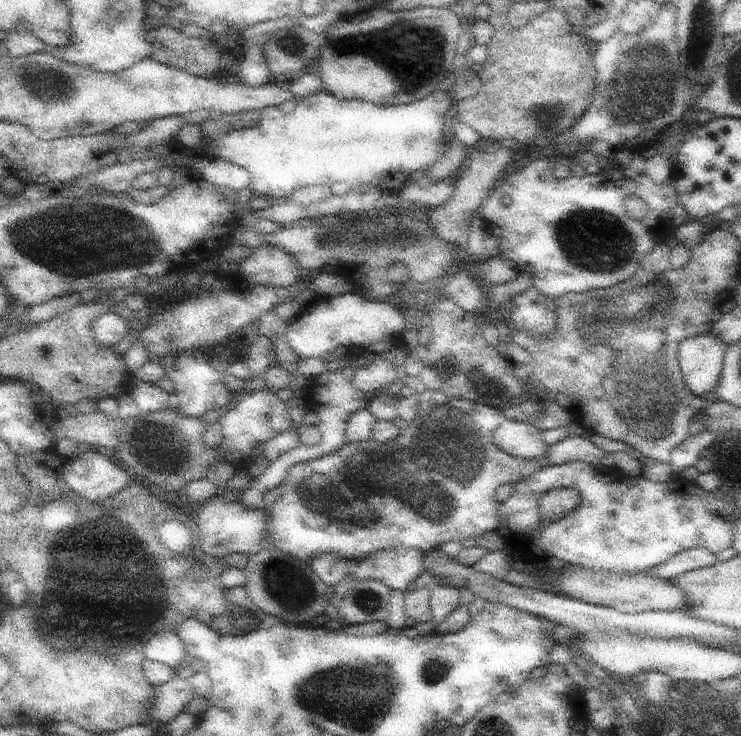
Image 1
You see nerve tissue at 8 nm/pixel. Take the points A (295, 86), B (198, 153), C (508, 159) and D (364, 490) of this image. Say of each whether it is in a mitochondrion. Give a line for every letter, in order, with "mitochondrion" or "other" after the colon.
A: other
B: other
C: other
D: mitochondrion

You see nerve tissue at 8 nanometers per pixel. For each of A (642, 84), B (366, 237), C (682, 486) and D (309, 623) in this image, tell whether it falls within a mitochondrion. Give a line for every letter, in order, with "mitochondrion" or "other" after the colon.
A: mitochondrion
B: mitochondrion
C: other
D: other

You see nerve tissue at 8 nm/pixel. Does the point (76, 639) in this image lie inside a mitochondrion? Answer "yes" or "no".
yes

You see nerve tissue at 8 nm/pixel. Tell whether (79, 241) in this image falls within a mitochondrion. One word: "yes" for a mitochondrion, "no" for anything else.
yes

